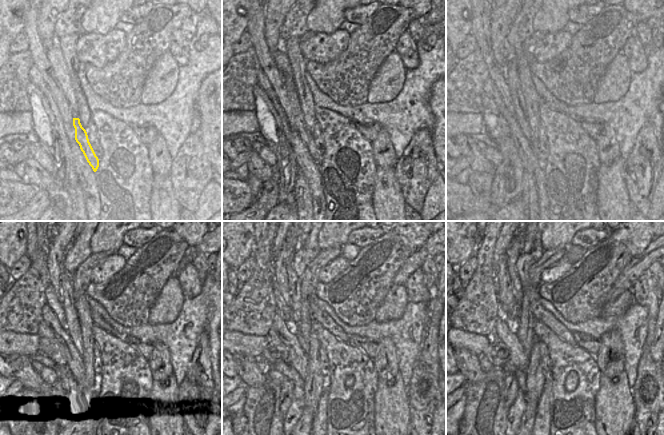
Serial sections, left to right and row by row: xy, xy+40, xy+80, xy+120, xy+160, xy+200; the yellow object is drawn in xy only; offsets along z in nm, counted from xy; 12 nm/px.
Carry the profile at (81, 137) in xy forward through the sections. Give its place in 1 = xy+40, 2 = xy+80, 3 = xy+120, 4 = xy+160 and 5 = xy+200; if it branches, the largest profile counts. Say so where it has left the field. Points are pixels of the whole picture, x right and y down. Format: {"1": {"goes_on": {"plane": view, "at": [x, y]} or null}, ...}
{"1": {"goes_on": {"plane": "xy+40", "at": [305, 135]}}, "2": {"goes_on": {"plane": "xy+80", "at": [513, 81]}}, "3": {"goes_on": {"plane": "xy+120", "at": [66, 298]}}, "4": {"goes_on": {"plane": "xy+160", "at": [295, 297]}}, "5": {"goes_on": {"plane": "xy+200", "at": [518, 293]}}}

